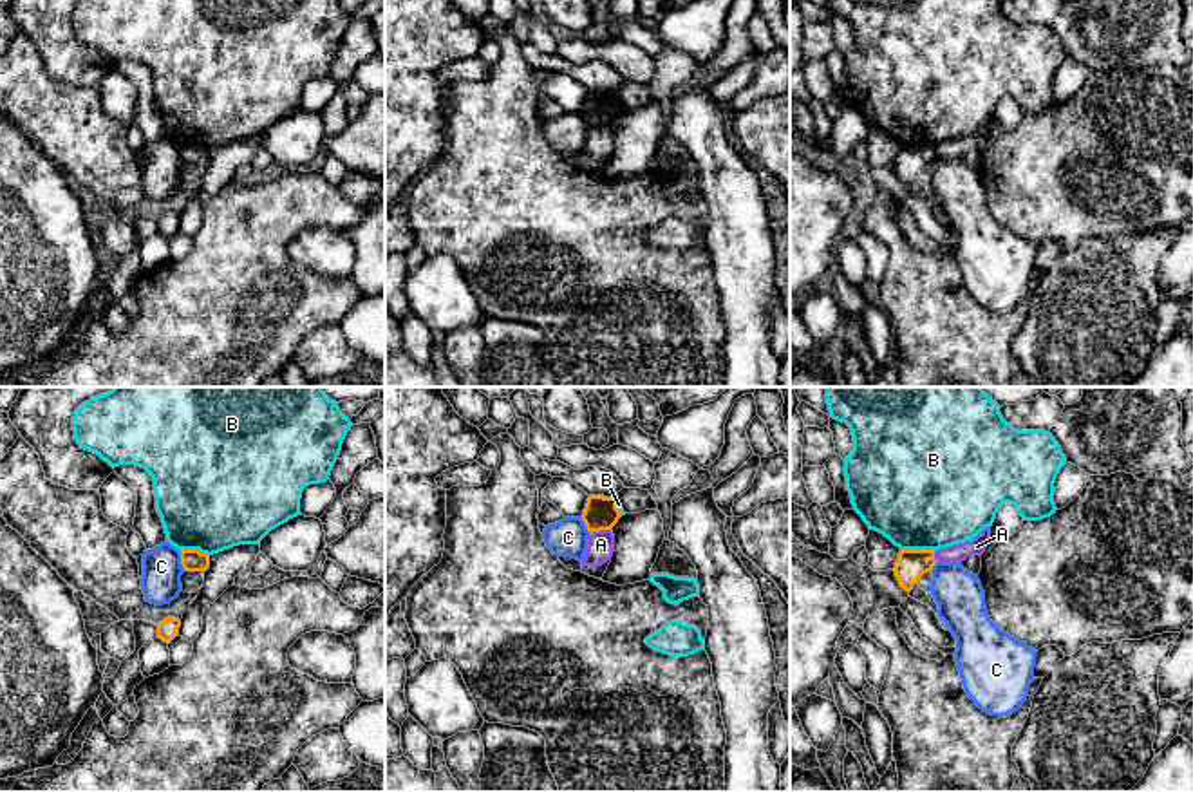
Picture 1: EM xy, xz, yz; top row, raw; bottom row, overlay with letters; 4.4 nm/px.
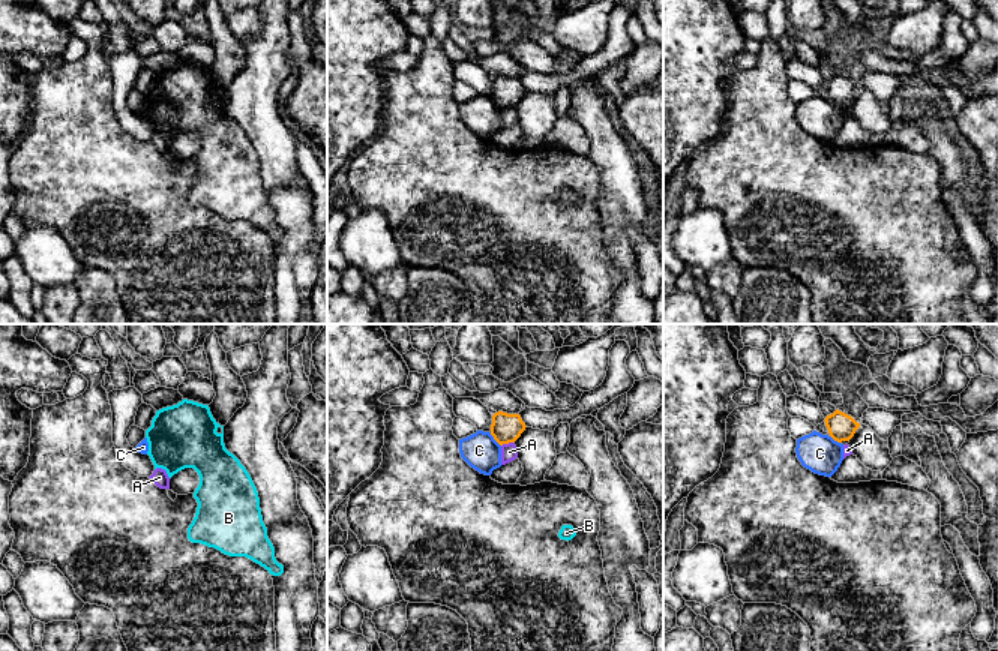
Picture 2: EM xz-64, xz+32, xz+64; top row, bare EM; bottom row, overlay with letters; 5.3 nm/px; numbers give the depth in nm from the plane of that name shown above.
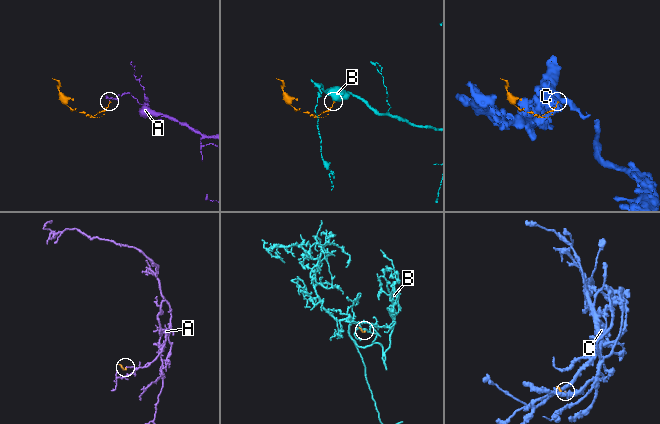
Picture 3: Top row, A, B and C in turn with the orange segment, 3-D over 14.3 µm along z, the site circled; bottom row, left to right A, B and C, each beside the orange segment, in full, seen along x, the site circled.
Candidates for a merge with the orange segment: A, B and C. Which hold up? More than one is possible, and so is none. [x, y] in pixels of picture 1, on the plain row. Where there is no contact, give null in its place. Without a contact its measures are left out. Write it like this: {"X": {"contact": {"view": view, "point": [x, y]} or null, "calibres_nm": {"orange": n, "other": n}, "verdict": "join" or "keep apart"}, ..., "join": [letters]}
{"A": {"contact": {"view": "xz", "point": [599, 125]}, "calibres_nm": {"orange": 150, "other": 130}, "verdict": "keep apart"}, "B": {"contact": {"view": "yz", "point": [917, 145]}, "calibres_nm": {"orange": 140, "other": 500}, "verdict": "keep apart"}, "C": {"contact": {"view": "xy", "point": [181, 156]}, "calibres_nm": {"orange": 100, "other": 180}, "verdict": "keep apart"}, "join": []}

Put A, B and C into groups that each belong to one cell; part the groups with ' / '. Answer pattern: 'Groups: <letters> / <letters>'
Groups: A / B / C

